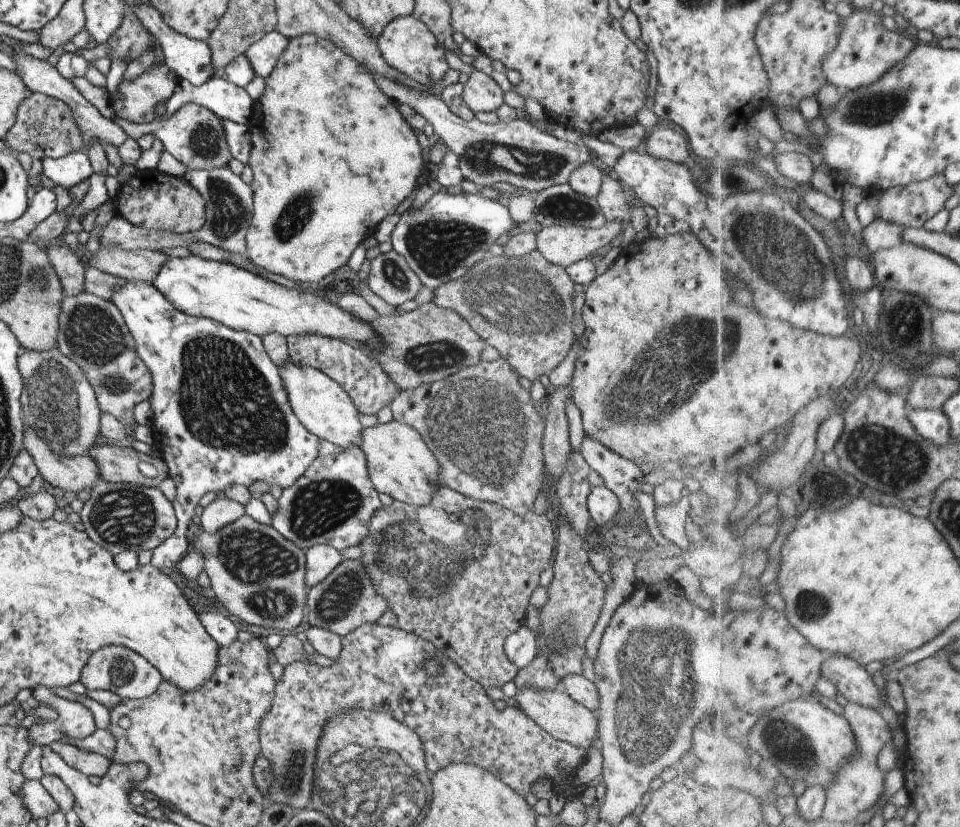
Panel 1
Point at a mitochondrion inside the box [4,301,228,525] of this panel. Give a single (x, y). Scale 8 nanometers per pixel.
(56, 401)

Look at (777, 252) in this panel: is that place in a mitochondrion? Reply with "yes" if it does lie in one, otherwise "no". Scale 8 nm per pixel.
yes

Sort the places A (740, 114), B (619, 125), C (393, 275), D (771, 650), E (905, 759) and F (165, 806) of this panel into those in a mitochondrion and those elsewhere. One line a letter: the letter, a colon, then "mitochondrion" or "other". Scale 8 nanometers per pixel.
A: other
B: other
C: mitochondrion
D: other
E: other
F: other

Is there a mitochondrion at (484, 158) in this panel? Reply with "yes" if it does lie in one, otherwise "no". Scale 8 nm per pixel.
yes

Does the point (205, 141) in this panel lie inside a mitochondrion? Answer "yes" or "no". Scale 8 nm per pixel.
yes

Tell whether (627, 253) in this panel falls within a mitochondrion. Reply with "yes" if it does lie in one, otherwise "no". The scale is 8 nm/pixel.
no

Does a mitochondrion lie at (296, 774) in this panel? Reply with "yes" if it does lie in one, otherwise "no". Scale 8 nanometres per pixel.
yes

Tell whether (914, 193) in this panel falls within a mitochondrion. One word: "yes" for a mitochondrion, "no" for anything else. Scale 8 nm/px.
no

